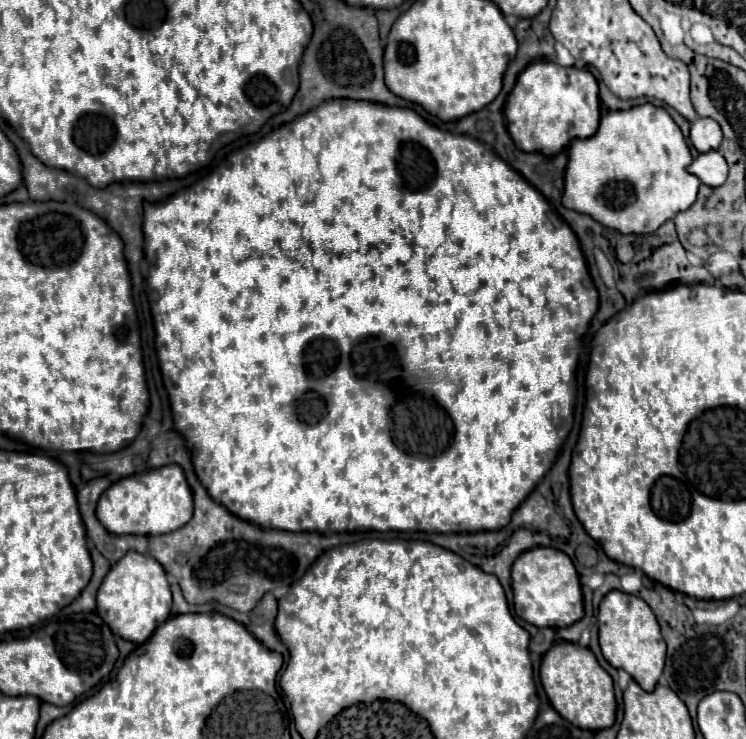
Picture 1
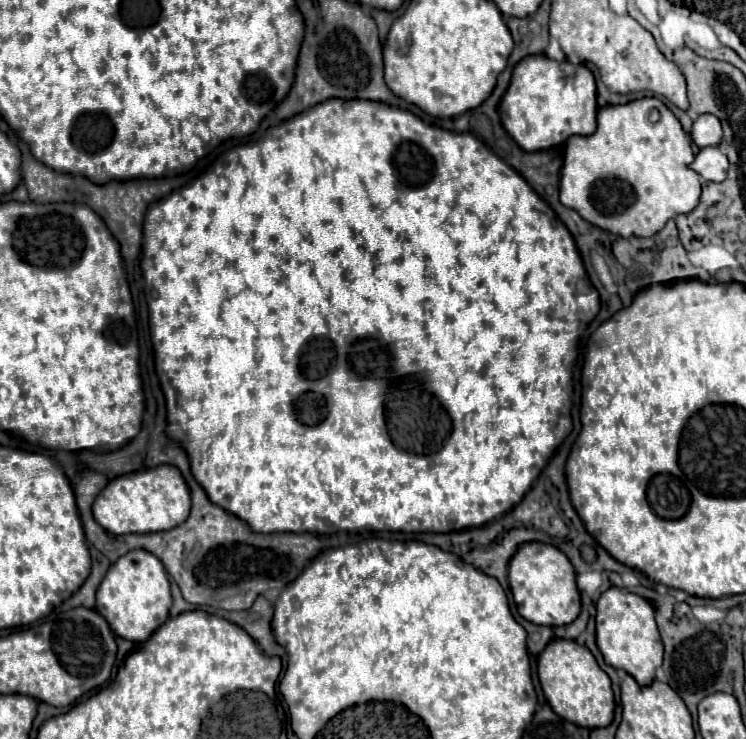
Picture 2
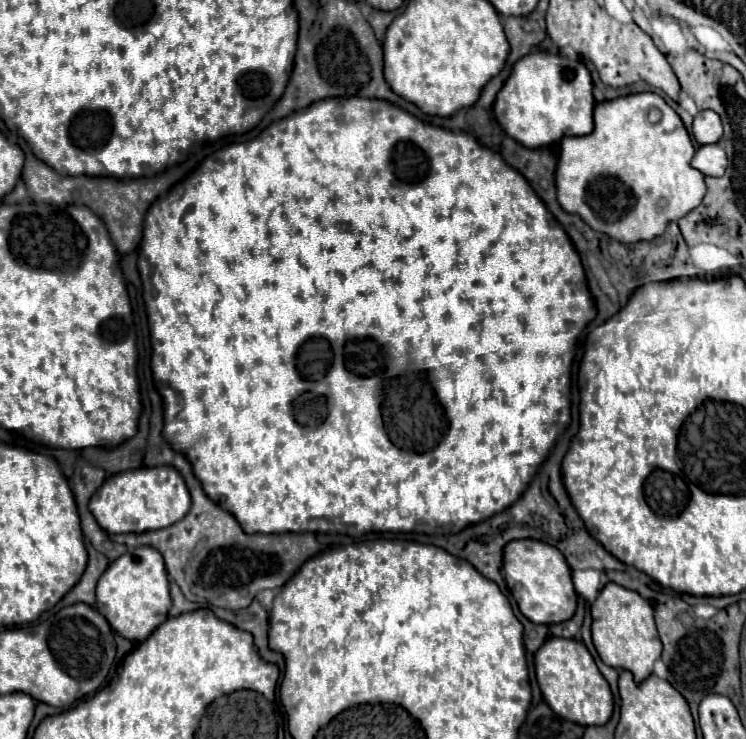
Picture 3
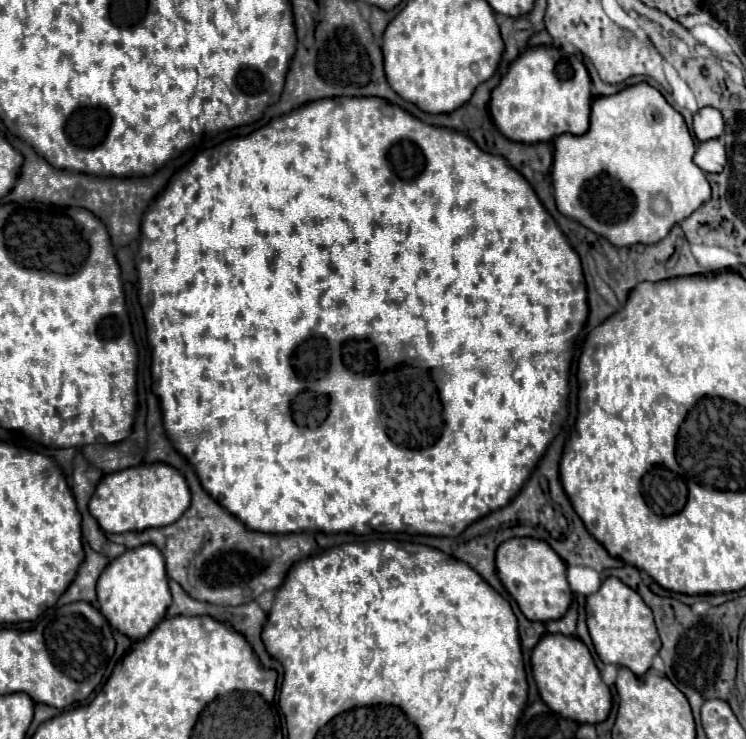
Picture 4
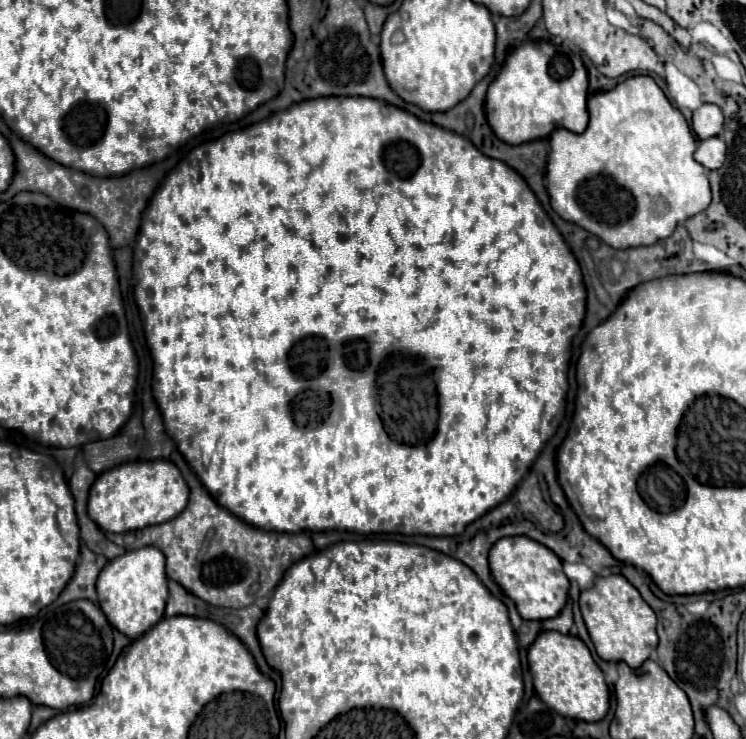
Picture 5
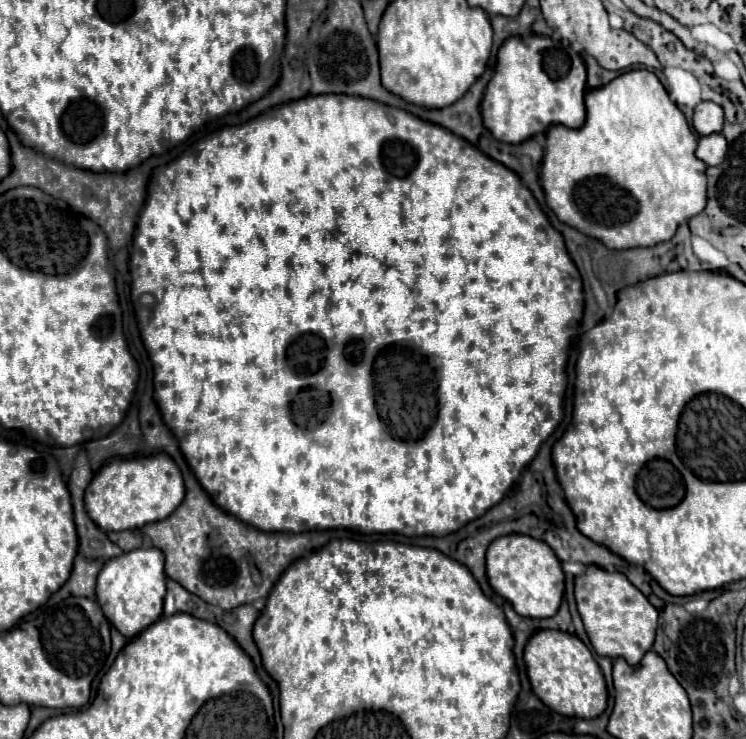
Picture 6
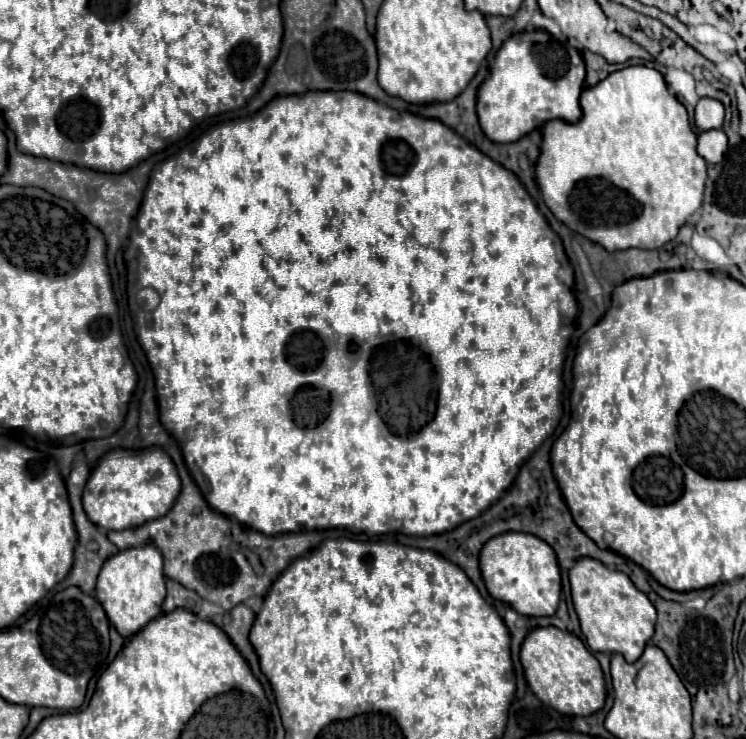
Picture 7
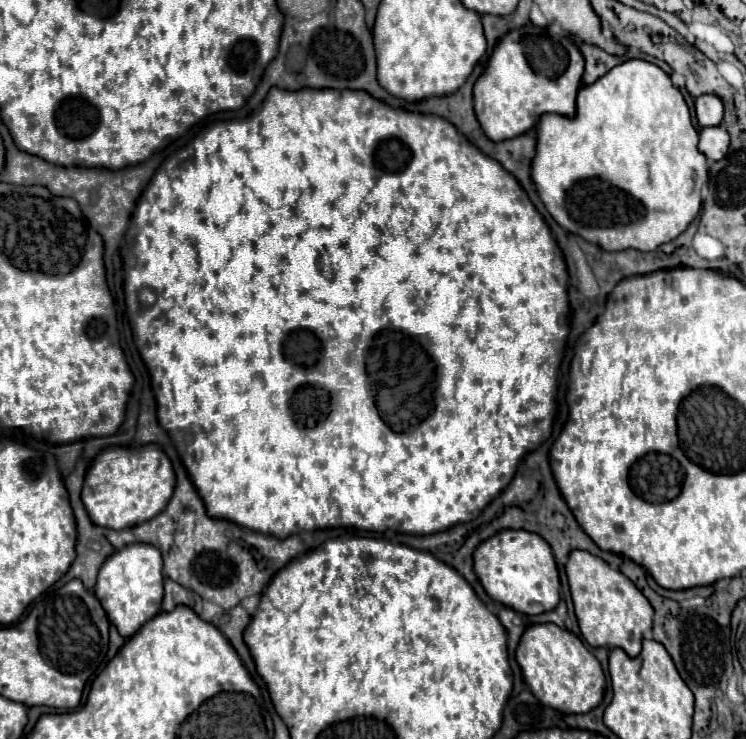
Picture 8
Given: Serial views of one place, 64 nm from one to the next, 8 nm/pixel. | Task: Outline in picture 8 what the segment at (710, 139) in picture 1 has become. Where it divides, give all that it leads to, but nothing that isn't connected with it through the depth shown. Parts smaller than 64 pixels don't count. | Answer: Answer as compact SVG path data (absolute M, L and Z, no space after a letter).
M704 94L704 96L696 98L696 120L698 120L700 128L720 126L722 116L724 116L724 106L718 96Z

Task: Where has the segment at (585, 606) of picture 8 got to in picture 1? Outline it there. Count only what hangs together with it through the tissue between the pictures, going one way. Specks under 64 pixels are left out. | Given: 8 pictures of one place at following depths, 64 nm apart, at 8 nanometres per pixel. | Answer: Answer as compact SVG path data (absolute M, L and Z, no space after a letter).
M612 590L600 602L598 630L600 630L600 648L604 658L614 668L626 670L640 684L640 688L652 692L664 670L666 644L660 634L658 620L650 610L650 606L634 594Z

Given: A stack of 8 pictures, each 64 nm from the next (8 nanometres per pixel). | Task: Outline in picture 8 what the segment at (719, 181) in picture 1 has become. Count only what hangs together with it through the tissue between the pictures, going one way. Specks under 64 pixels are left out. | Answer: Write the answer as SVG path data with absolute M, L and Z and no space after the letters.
M712 126L712 128L702 128L700 130L700 142L698 150L710 158L710 160L722 160L728 152L730 146L730 136L722 126Z

